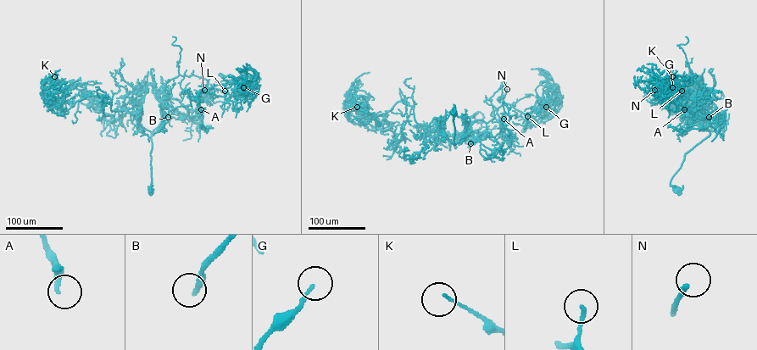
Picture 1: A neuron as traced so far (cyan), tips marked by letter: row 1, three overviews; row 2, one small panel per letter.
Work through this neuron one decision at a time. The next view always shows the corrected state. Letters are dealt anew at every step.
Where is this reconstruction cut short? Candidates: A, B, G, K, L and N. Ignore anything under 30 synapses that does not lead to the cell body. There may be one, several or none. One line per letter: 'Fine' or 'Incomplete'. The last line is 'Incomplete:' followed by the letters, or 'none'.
A: Incomplete
B: Fine
G: Fine
K: Fine
L: Incomplete
N: Incomplete
Incomplete: A, L, N

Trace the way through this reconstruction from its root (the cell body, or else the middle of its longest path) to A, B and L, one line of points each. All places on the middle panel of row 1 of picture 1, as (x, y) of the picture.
A: (453, 113), (455, 144), (475, 121), (493, 118), (492, 106), (498, 121), (503, 119)
B: (453, 113), (453, 142), (455, 144), (464, 138), (469, 125), (475, 137), (470, 143)
L: (453, 113), (455, 144), (470, 131), (475, 121), (493, 118), (492, 106), (508, 103), (527, 116)

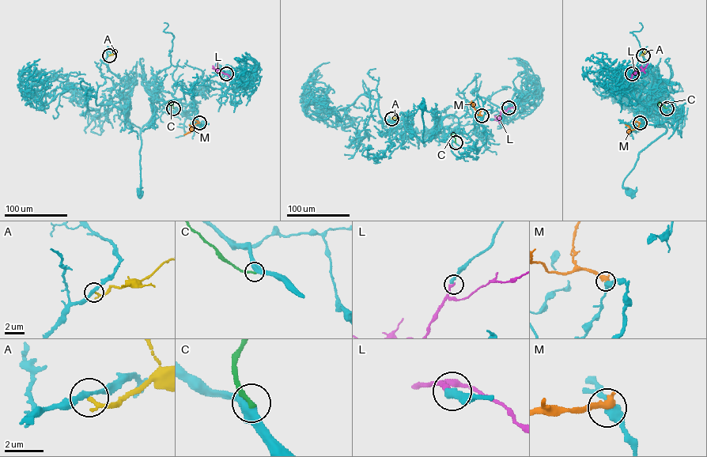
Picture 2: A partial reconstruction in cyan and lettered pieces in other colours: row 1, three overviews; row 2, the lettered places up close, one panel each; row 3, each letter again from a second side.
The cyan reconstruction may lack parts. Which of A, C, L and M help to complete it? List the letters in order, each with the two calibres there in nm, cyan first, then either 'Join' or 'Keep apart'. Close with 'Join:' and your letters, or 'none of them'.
A: Thickness 220 nm (cyan) against 220 nm. Keep apart
C: Thickness 480 nm (cyan) against 240 nm. Keep apart
L: Thickness 360 nm (cyan) against 320 nm. Join
M: Thickness 440 nm (cyan) against 460 nm. Keep apart
Join: L

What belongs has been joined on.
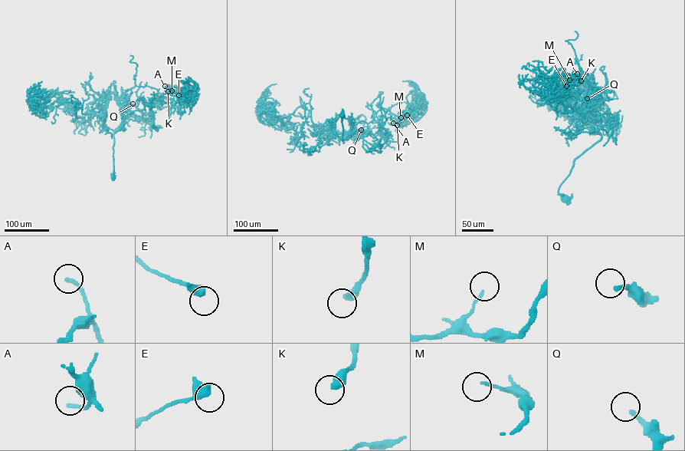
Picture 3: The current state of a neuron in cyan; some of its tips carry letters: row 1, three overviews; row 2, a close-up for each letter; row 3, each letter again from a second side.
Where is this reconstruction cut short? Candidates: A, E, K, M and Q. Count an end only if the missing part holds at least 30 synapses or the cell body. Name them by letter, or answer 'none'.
Q

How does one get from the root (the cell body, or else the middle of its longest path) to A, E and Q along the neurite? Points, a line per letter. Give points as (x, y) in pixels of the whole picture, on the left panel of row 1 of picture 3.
A: (113, 176), (113, 133), (122, 119), (152, 100), (185, 100), (185, 89), (174, 92), (165, 86)
E: (113, 176), (113, 133), (122, 119), (152, 100), (183, 102), (185, 89), (174, 92), (178, 95)
Q: (113, 176), (113, 133), (122, 121), (121, 106), (127, 110), (128, 104), (132, 103)

